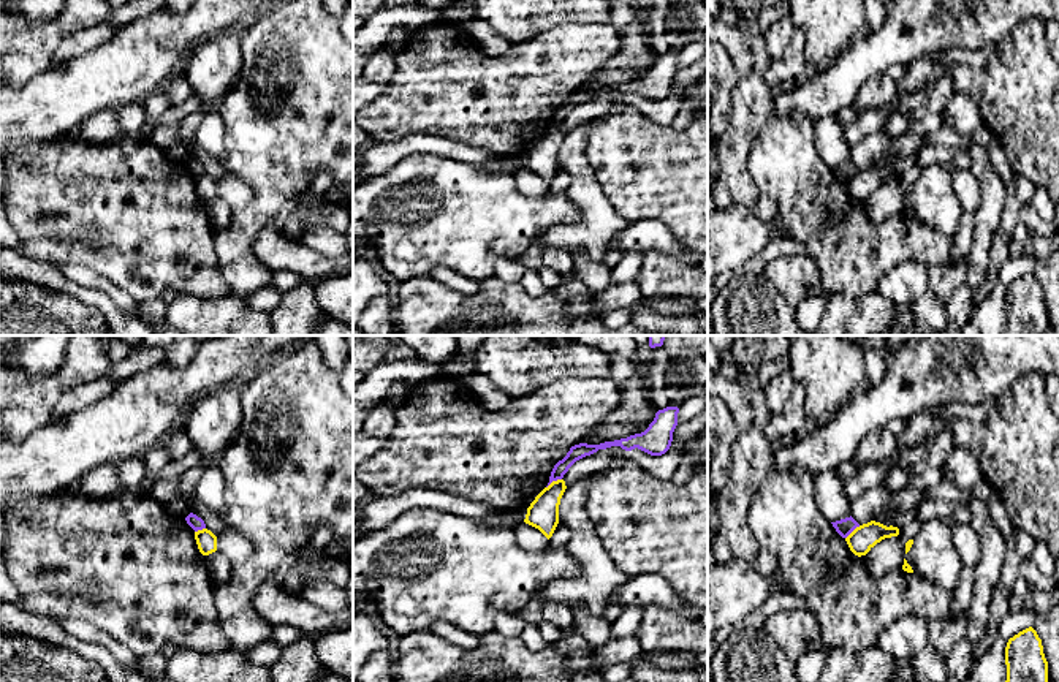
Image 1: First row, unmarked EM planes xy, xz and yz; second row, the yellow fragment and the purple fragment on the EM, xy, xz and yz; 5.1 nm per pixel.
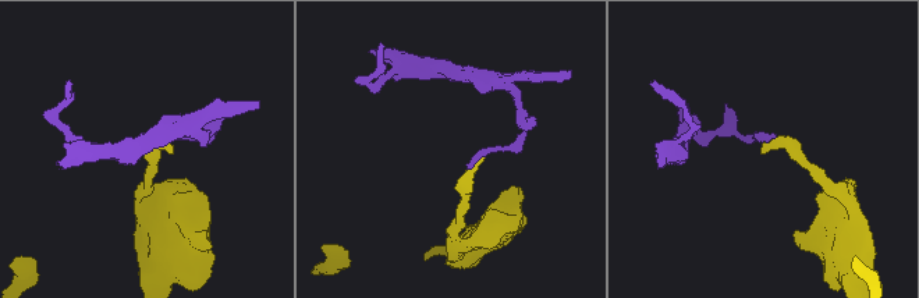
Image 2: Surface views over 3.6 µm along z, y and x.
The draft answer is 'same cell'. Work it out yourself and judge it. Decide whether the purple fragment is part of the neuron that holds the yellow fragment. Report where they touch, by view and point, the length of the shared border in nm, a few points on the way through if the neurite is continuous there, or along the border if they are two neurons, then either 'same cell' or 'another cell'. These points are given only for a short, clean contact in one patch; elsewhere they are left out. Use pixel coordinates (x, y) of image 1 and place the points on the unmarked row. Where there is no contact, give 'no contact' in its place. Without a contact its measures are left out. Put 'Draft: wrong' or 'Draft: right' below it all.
contact xz (553, 127); length 90 nm; border xz (561, 124), (546, 133); another cell
Draft: wrong

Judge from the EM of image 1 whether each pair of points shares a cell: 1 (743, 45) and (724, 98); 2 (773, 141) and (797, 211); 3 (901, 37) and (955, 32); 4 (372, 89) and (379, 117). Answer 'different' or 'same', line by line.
1: different
2: same
3: same
4: different

